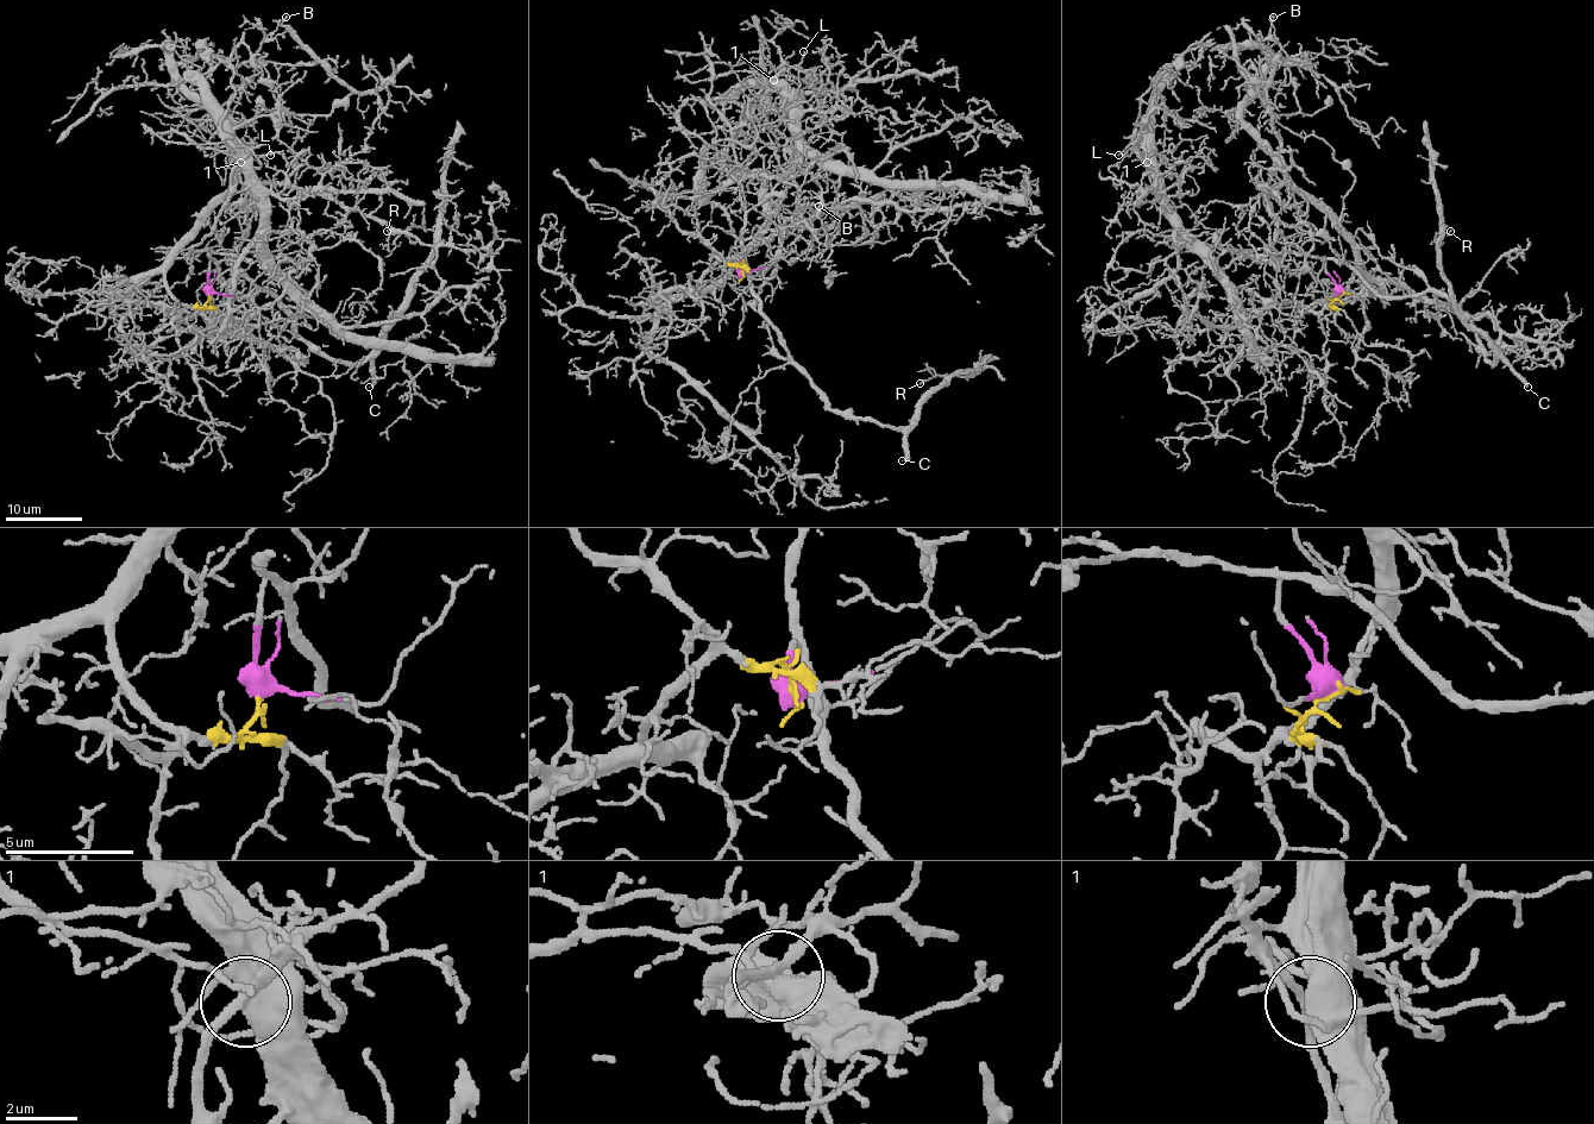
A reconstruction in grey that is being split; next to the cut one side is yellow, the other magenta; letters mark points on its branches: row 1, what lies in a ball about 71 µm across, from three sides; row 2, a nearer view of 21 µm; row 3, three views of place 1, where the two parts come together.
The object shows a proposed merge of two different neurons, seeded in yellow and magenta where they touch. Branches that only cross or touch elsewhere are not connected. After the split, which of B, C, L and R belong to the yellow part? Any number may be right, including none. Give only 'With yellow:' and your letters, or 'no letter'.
With yellow: B

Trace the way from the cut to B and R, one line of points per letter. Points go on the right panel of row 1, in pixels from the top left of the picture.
B: (1341, 294), (1326, 307), (1350, 239), (1242, 118), (1266, 66), (1304, 66), (1273, 16)
R: (1341, 294), (1326, 259), (1381, 295), (1438, 292), (1493, 363), (1441, 269), (1443, 226), (1450, 230)

